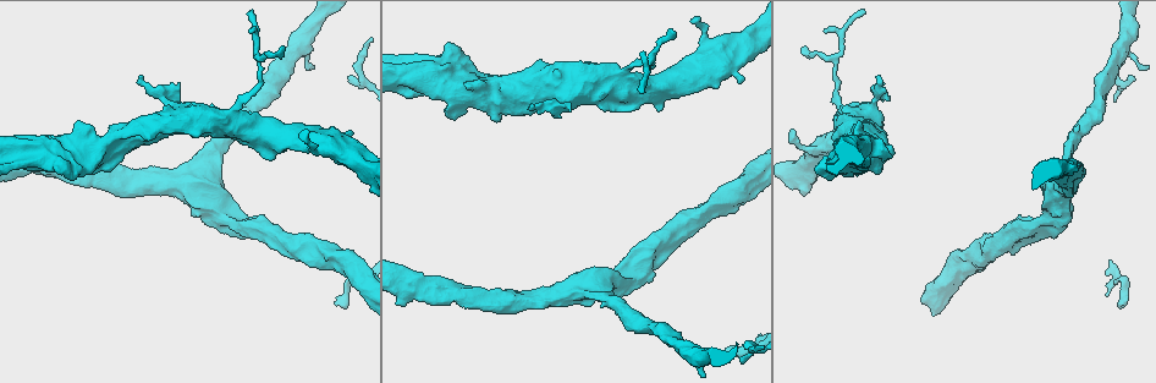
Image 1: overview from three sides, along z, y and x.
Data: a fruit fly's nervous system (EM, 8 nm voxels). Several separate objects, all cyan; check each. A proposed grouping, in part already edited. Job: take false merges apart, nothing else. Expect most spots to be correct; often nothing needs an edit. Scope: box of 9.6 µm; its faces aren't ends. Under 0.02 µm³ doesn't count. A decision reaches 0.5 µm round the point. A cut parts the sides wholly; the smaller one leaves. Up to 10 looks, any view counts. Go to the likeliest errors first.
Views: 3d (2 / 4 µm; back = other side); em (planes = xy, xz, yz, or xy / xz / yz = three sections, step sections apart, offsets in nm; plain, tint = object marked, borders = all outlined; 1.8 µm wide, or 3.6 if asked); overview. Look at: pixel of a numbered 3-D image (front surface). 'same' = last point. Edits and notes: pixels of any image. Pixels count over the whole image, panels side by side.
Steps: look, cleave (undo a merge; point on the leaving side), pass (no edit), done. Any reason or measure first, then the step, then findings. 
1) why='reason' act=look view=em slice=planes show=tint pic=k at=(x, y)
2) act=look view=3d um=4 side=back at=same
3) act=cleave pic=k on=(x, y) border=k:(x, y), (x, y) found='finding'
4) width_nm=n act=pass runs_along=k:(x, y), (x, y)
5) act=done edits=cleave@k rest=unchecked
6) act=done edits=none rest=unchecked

act=look view=em um=3.6 slice=planes show=tint pic=1 at=(183, 116)

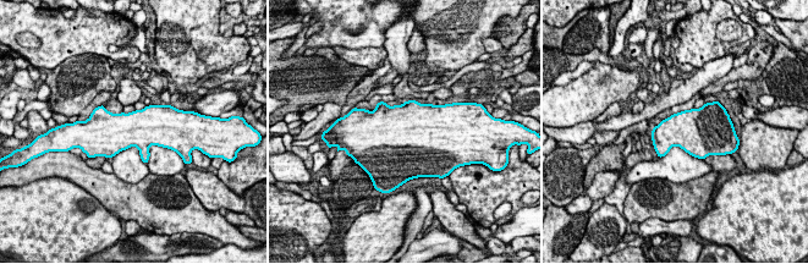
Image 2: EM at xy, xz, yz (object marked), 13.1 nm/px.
act=pass found='continuous, no second neuron'

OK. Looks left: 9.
why='a fork' act=look view=em slice=planes show=tint pic=1 at=(410, 286)

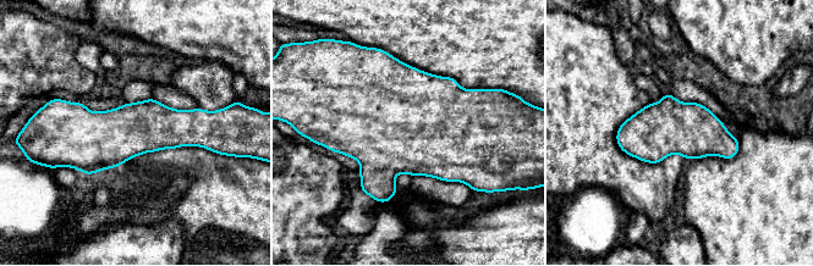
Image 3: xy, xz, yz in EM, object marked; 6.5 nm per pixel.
width_nm=360 act=pass found='all the same neuron'

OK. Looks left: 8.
why='sharp bend' act=look view=em um=3.6 slice=planes show=tint pic=1 at=(454, 85)

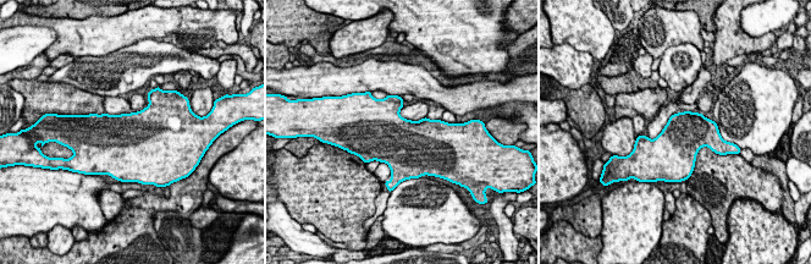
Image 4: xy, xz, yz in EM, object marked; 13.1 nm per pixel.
width_nm=550 act=pass found='one neuron here'

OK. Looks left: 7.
why='thick turns thin' act=look view=em um=3.6 slice=planes show=tint pic=1 at=(595, 289)

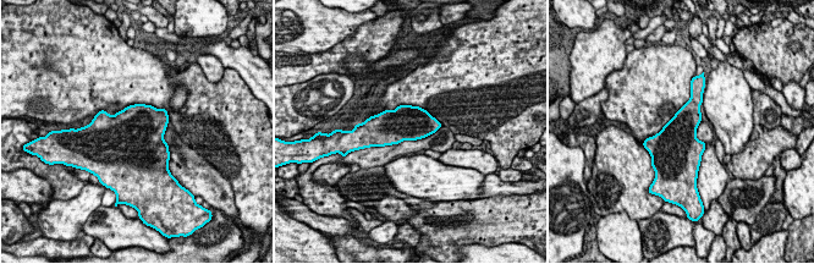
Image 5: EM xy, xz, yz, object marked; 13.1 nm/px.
width_nm=460 act=pass found='all the same neuron'

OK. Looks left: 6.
act=done edits=none rest=unchecked

